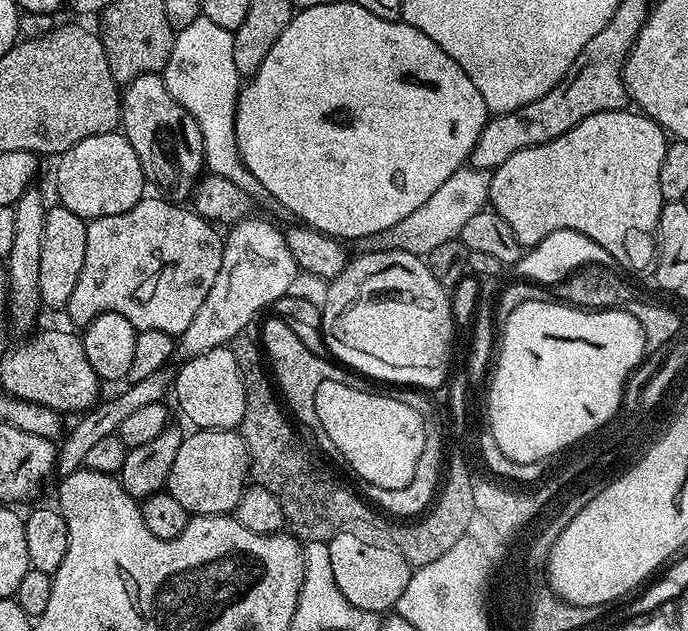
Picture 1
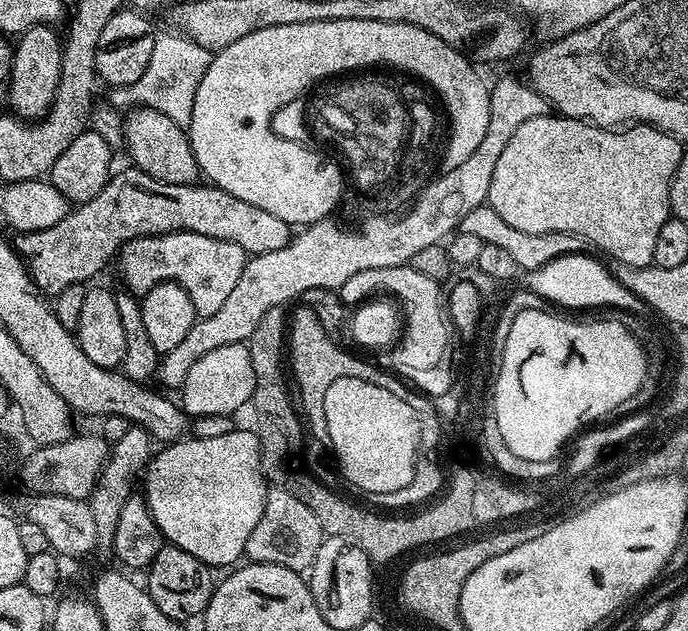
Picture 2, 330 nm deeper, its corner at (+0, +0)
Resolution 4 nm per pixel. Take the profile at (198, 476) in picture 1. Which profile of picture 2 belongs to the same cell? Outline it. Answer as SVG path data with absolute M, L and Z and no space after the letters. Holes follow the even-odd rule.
M237 430L218 434L218 438L183 438L160 449L151 457L142 476L142 495L165 541L186 550L186 554L194 554L194 558L213 569L219 570L223 564L235 565L244 556L246 538L250 538L258 518L262 518L270 487L260 465L259 436L252 430Z

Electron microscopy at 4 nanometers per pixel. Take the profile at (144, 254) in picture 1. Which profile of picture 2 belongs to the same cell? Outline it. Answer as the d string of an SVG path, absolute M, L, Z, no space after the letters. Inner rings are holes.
M167 232L161 236L143 236L126 241L118 249L119 260L123 287L133 296L142 298L154 286L173 280L188 291L196 315L201 317L216 313L226 303L238 278L242 278L246 253L242 246L222 242L222 238L193 232Z

